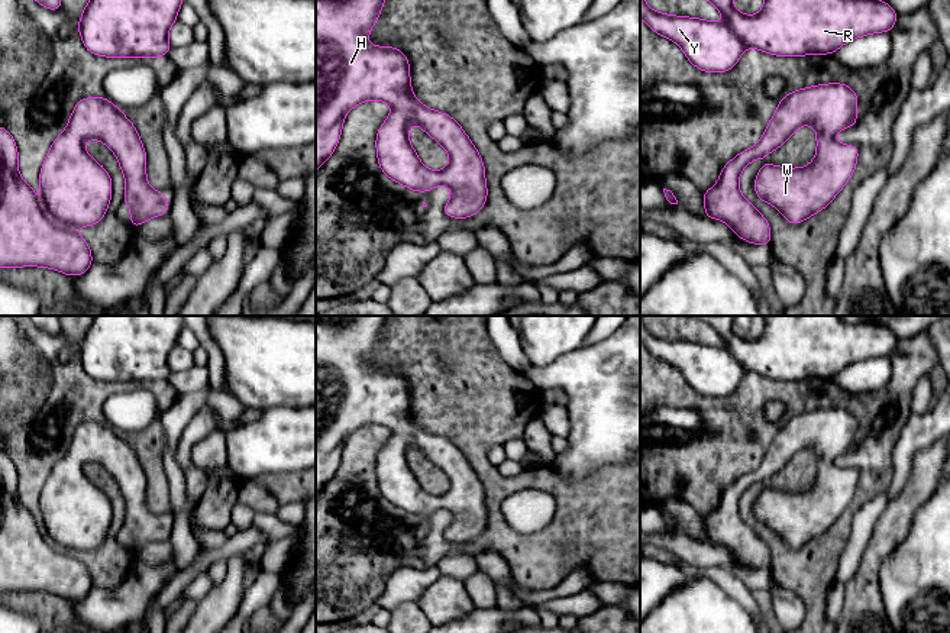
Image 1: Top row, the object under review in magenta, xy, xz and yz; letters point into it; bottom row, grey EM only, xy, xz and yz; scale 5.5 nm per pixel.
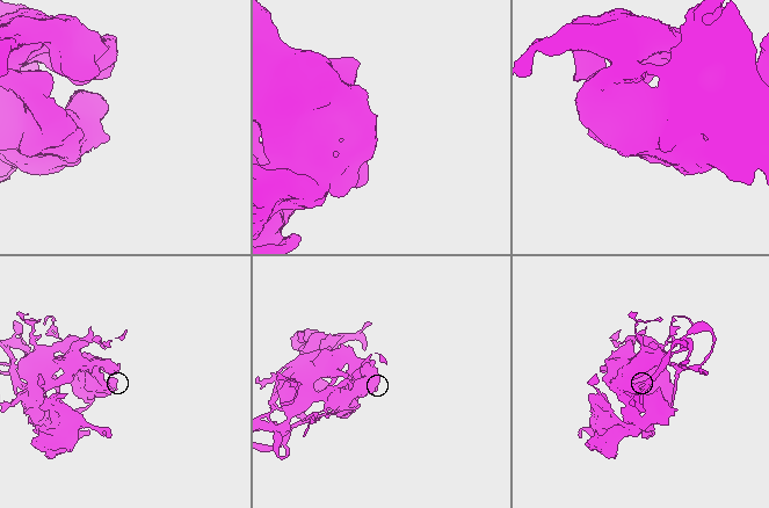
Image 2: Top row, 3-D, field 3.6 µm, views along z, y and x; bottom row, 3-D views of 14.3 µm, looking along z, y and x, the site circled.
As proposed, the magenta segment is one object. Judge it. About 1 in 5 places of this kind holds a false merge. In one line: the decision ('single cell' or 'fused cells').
single cell

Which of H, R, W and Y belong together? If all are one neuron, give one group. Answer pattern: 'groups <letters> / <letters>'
groups H R W Y

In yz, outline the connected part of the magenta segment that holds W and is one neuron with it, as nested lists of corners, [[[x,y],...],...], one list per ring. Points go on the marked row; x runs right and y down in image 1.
[[[840,83],[817,84],[783,96],[762,139],[754,146],[740,152],[726,164],[717,184],[702,193],[705,217],[726,222],[734,233],[746,242],[754,245],[772,245],[769,223],[756,207],[741,196],[739,190],[739,177],[749,162],[756,158],[763,158],[782,146],[802,125],[812,125],[817,132],[817,154],[814,161],[804,168],[783,168],[763,164],[754,178],[754,191],[760,201],[768,201],[775,206],[789,225],[798,225],[825,209],[852,178],[856,168],[859,156],[857,146],[840,145],[836,142],[834,136],[846,126],[856,127],[859,119],[854,116],[857,101],[857,94],[849,85]]]

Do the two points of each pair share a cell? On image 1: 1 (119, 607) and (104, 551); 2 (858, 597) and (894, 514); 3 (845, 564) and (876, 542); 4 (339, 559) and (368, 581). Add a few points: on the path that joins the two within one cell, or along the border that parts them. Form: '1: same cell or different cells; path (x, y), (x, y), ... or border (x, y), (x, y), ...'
1: different cells; border (133, 559), (126, 577), (116, 587), (93, 588)
2: same cell; path (866, 577), (873, 555), (887, 535)
3: different cells; border (878, 517), (859, 567), (849, 580)
4: same cell; path (346, 567), (361, 578)

